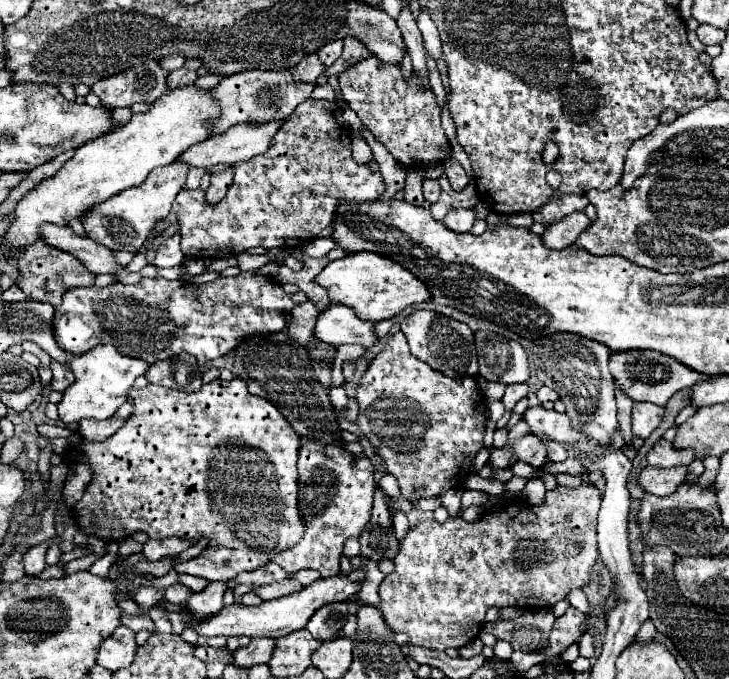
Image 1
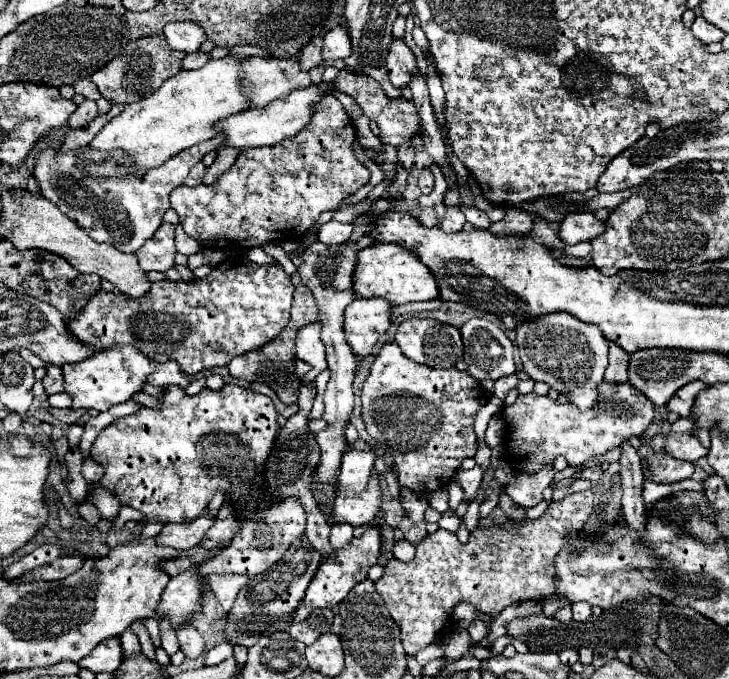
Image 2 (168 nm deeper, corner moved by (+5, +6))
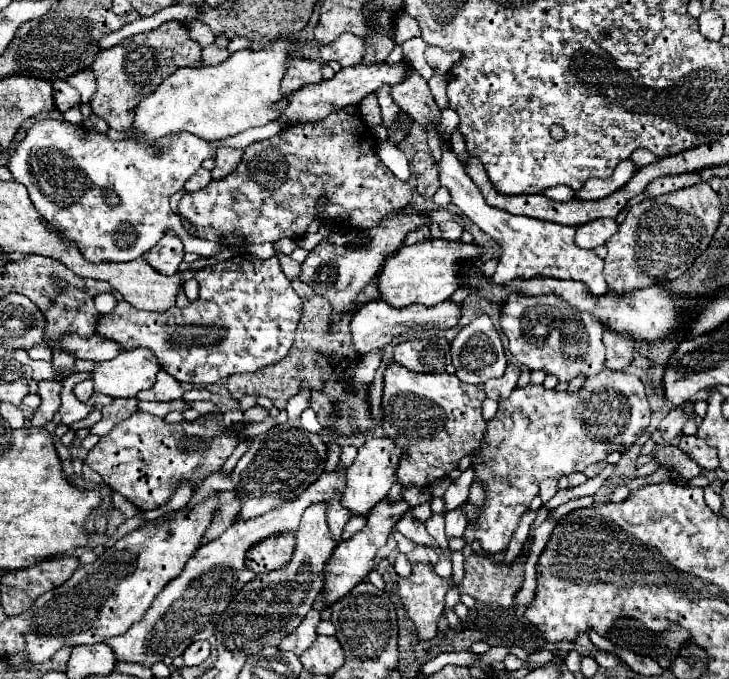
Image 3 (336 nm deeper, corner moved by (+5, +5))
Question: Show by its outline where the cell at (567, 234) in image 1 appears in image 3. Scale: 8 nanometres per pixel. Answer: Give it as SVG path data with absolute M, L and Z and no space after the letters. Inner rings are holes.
M597 218L577 226L575 244L579 248L597 248L603 246L603 242L609 240L615 232L617 232L617 222L613 218Z

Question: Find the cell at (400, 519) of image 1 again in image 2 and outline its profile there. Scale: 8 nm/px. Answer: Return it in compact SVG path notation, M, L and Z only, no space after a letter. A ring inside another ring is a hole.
M397 541L395 547L393 547L393 557L403 561L403 563L409 563L413 557L415 557L415 547L409 543L409 541Z

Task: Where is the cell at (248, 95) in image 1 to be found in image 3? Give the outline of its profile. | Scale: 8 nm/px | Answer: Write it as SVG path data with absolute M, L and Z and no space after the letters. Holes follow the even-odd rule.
M291 58L285 68L285 76L281 80L281 94L291 94L297 88L307 84L321 82L321 64L317 60L305 58Z

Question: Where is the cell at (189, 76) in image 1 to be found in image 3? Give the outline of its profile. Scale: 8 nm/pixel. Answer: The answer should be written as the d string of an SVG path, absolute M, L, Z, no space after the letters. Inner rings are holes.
M213 44L213 46L203 48L203 64L205 64L205 66L217 66L217 64L219 64L219 62L223 62L227 56L229 56L229 54L227 54L227 50L217 48L215 44Z

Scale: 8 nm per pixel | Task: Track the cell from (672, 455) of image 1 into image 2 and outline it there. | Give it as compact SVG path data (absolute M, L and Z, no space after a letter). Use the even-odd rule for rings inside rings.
M671 433L665 441L665 451L677 459L685 459L691 463L695 463L697 459L701 459L709 453L709 449L705 449L699 443L695 433Z

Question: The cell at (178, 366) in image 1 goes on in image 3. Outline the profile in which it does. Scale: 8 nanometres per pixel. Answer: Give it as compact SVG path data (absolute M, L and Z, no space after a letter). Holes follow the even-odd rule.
M159 370L157 374L157 382L153 384L153 388L145 390L141 396L137 396L139 400L159 400L159 402L171 402L183 396L183 388L181 384L165 370Z

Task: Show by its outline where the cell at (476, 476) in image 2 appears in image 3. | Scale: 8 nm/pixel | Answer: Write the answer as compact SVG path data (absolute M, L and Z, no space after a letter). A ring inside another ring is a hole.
M461 504L459 508L455 510L449 510L445 514L445 532L447 532L447 538L453 538L453 536L463 536L463 530L467 526L467 516L465 512L461 510L465 504Z

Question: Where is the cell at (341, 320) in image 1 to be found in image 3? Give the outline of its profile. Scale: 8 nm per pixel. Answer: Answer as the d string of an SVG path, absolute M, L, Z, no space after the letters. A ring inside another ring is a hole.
M371 300L363 304L351 318L351 338L353 338L353 348L359 356L371 352L371 350L381 350L385 348L395 336L399 334L411 334L415 328L451 328L459 322L461 308L449 300L435 304L435 306L423 306L423 304L411 304L405 308L393 308L383 300Z

